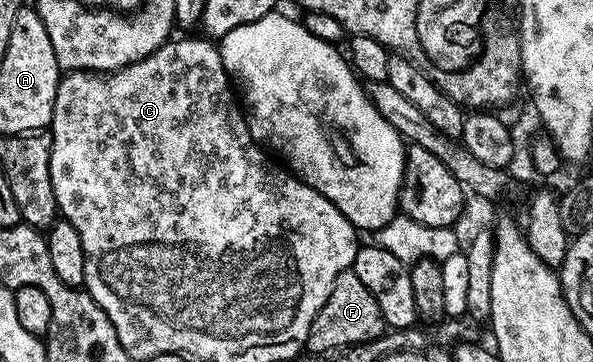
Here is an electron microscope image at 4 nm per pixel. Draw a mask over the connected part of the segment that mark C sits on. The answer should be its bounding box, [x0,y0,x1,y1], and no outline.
[48,37,358,314]

